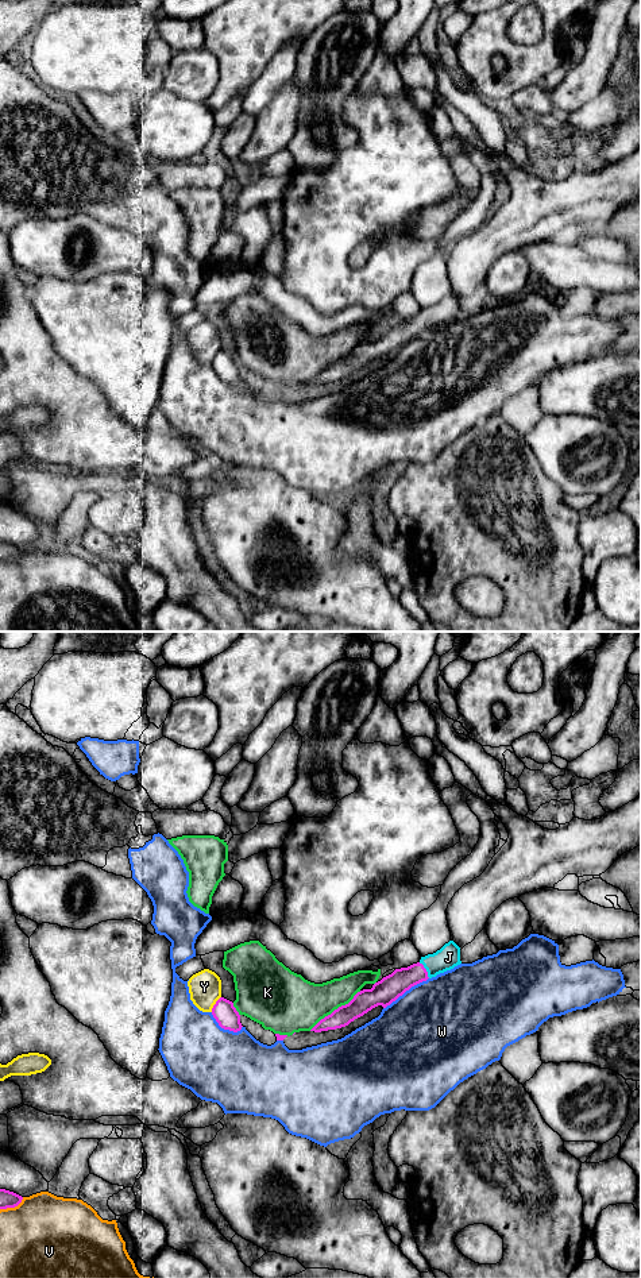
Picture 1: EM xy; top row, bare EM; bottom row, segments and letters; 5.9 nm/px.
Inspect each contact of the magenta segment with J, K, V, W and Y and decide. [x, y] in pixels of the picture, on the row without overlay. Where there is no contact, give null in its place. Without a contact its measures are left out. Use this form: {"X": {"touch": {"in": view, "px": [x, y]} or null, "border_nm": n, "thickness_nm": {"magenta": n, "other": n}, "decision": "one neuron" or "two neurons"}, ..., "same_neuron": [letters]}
{"J": {"touch": {"in": "xy", "px": [425, 321]}, "border_nm": 120, "thickness_nm": {"magenta": 150, "other": 140}, "decision": "one neuron"}, "K": {"touch": {"in": "xy", "px": [335, 362]}, "border_nm": 400, "thickness_nm": {"magenta": 130, "other": 320}, "decision": "two neurons"}, "V": {"touch": {"in": "xy", "px": [12, 559]}, "border_nm": 160, "thickness_nm": {"magenta": 100, "other": 480}, "decision": "two neurons"}, "W": {"touch": {"in": "xy", "px": [405, 343]}, "border_nm": 320, "thickness_nm": {"magenta": 150, "other": 500}, "decision": "two neurons"}, "Y": {"touch": {"in": "xy", "px": [215, 356]}, "border_nm": 110, "thickness_nm": {"magenta": 140, "other": 190}, "decision": "two neurons"}, "same_neuron": ["J"]}

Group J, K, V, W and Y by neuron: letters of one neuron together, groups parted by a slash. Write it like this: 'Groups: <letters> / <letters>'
Groups: J / K / V / W / Y

